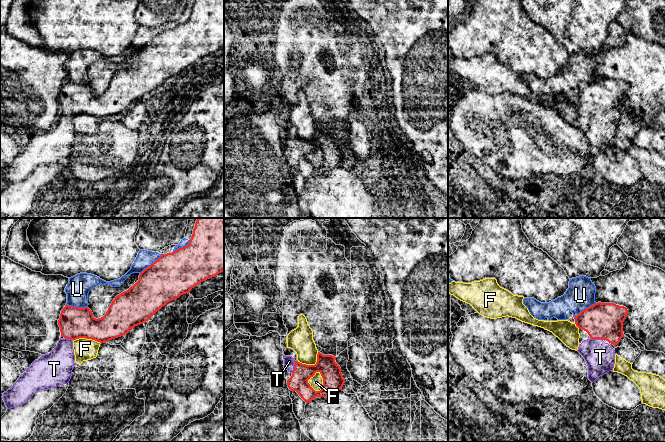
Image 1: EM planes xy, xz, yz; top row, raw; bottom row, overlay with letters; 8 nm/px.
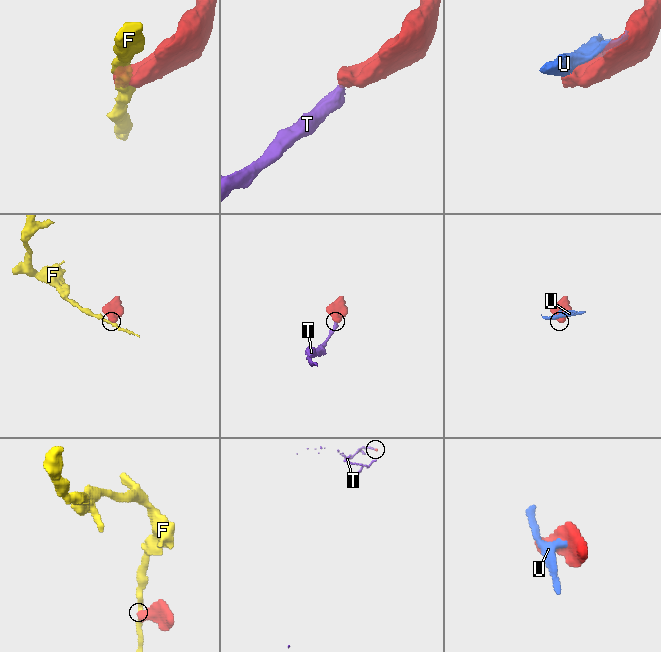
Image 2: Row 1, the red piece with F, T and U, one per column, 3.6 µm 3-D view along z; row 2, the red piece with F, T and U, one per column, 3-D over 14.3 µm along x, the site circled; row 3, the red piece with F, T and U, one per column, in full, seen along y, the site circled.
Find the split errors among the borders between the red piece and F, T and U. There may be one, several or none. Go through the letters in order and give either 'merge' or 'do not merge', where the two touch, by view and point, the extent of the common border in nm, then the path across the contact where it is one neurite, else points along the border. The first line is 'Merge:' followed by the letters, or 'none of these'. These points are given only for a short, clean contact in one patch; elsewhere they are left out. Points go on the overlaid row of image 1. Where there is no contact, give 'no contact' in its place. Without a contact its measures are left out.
Merge: T
F: do not merge; contact xz (323, 383); length 170 nm
T: merge; contact yz (596, 338); length 110 nm; way yz (604, 321), (599, 327), (596, 338), (596, 352), (600, 357)
U: do not merge; contact xy (152, 263); length 240 nm

